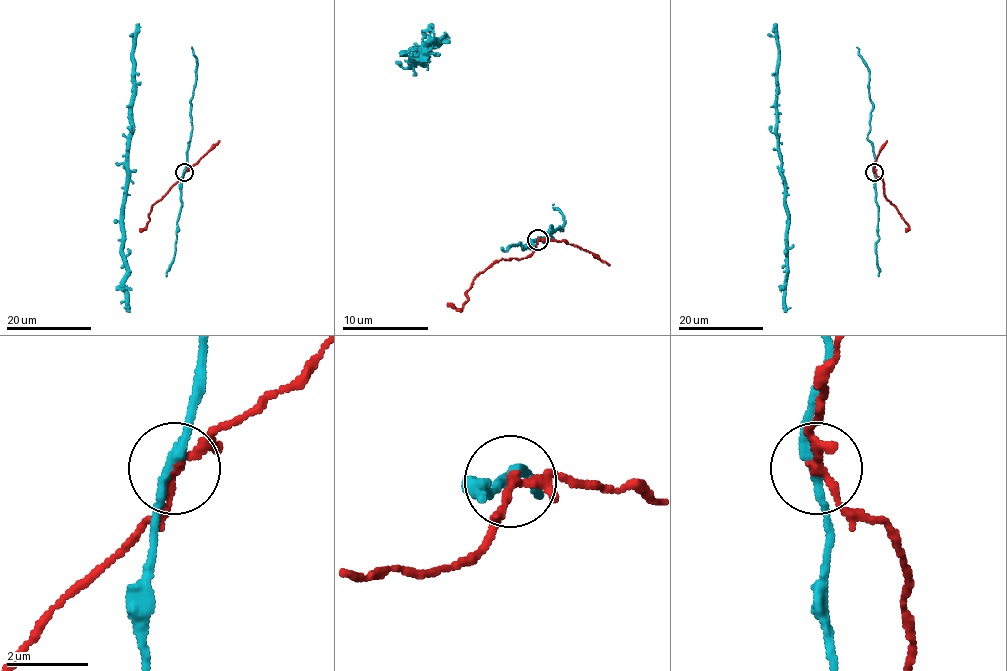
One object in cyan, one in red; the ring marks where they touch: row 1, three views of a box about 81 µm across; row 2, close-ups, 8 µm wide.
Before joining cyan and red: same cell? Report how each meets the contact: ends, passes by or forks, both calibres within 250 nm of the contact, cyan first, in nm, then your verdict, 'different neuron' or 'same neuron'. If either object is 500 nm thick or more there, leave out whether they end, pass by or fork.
cyan passes by; red forks there; 240 nm thick on the cyan side, 180 nm on the other; different neuron

